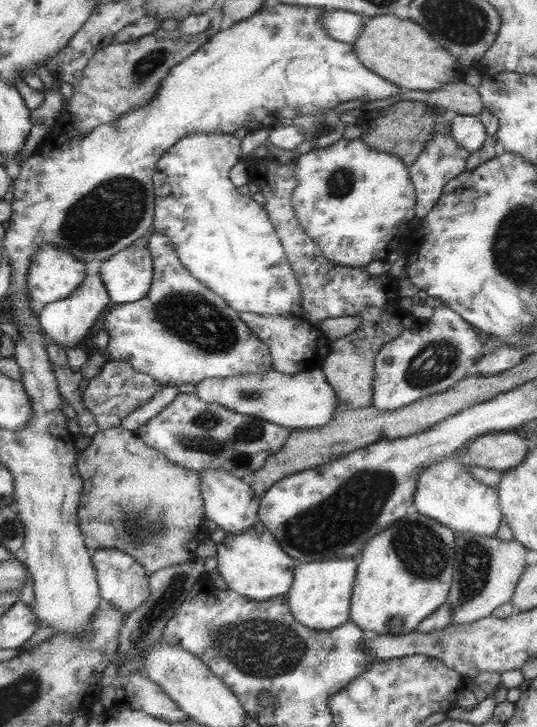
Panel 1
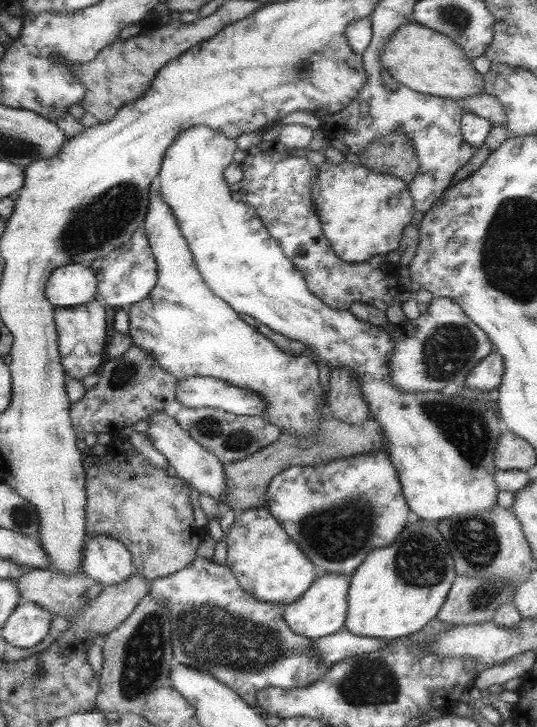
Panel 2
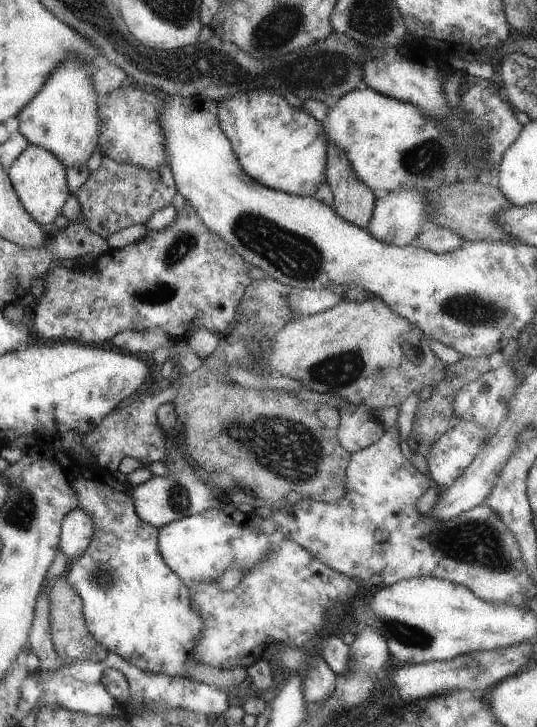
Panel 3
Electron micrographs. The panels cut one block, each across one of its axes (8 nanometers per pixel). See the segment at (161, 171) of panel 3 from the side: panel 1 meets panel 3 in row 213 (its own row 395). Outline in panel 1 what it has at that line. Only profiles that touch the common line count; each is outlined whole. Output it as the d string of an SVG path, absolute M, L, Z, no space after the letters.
M109 360L94 378L85 382L81 393L86 410L94 416L101 431L120 426L123 418L144 406L156 392L162 390L162 386L150 375L134 370L127 362Z

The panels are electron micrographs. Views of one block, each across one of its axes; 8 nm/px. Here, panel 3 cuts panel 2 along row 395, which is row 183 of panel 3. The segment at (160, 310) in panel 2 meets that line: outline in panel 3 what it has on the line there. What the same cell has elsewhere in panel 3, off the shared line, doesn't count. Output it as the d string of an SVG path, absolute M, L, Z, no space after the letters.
M274 92L237 94L219 101L217 119L242 172L254 182L286 194L312 197L326 184L327 149L321 121L291 107Z

